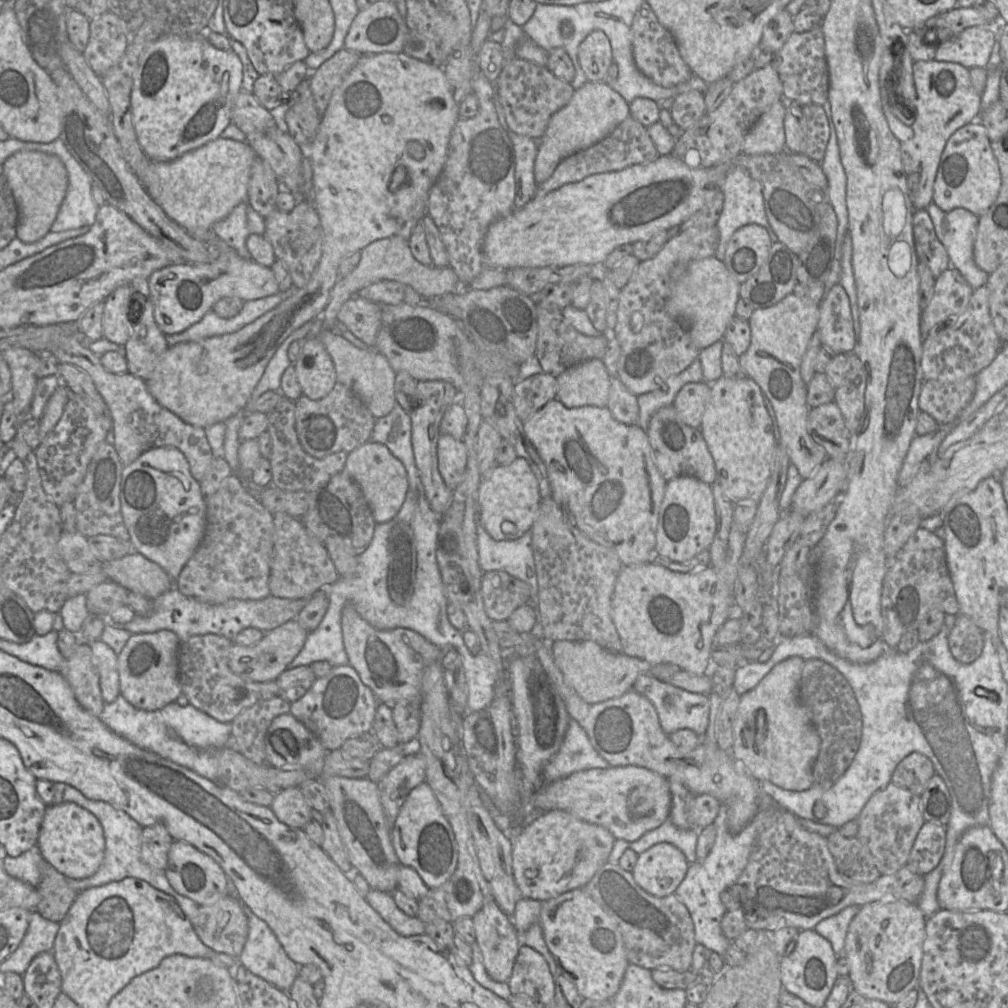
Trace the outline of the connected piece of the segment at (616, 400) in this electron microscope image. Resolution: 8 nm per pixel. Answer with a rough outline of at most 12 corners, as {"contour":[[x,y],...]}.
{"contour":[[612,378],[607,408],[618,421],[638,425],[638,397]]}

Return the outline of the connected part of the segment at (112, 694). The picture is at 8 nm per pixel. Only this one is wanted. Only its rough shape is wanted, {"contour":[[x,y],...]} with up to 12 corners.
{"contour":[[100,639],[88,644],[102,699],[120,695],[118,656]]}

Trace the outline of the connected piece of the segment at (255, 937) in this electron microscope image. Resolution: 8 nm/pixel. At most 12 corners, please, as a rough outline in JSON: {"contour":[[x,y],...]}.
{"contour":[[245,906],[249,933],[239,963],[289,993],[299,965]]}

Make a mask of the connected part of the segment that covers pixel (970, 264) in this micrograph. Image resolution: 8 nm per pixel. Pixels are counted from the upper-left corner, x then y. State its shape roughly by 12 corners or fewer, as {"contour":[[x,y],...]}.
{"contour":[[965,208],[926,210],[937,238],[974,290],[989,274],[973,256],[979,217]]}

